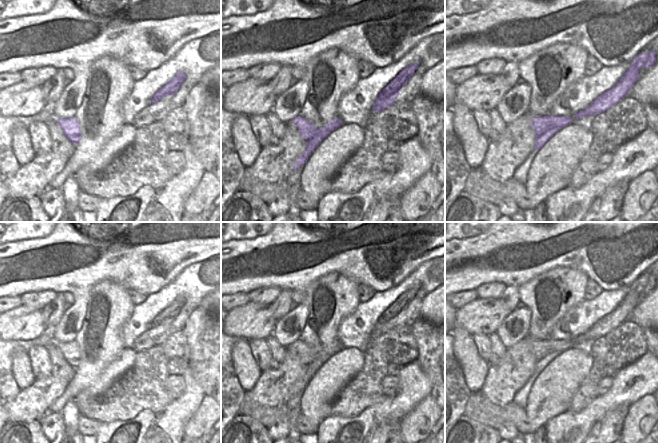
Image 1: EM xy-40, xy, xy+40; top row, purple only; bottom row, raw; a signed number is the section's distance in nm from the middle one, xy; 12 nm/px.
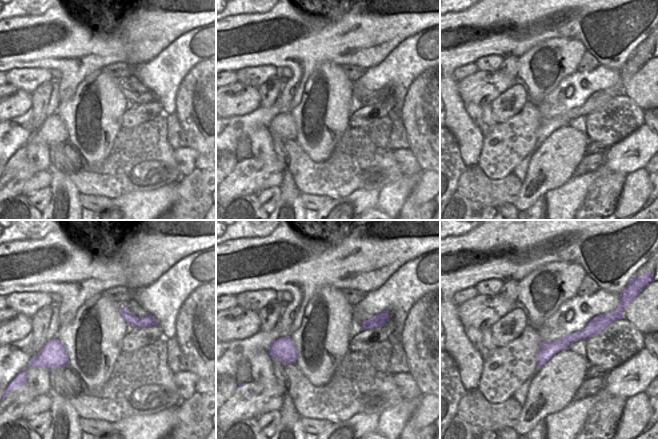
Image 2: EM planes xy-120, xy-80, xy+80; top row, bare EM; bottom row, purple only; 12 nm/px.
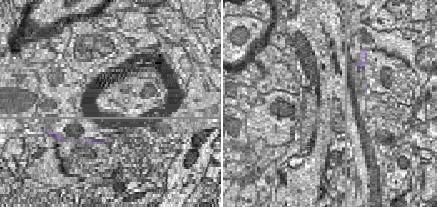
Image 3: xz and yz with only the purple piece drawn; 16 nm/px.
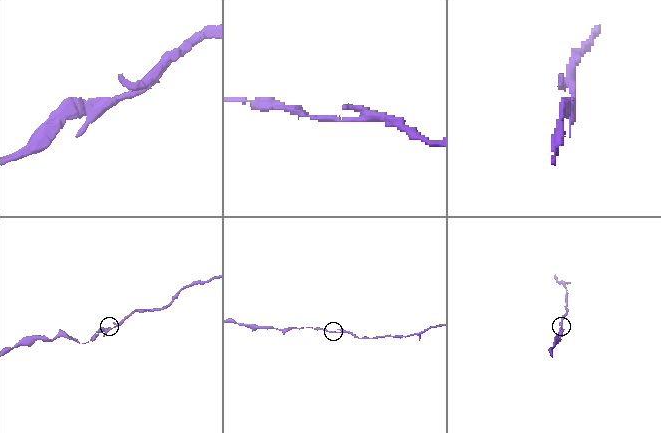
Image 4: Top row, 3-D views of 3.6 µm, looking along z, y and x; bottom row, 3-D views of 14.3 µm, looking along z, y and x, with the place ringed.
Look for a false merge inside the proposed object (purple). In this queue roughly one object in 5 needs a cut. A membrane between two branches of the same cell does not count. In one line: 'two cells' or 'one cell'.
one cell

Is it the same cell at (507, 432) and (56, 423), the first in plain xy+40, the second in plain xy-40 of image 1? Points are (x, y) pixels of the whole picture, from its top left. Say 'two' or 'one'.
one

